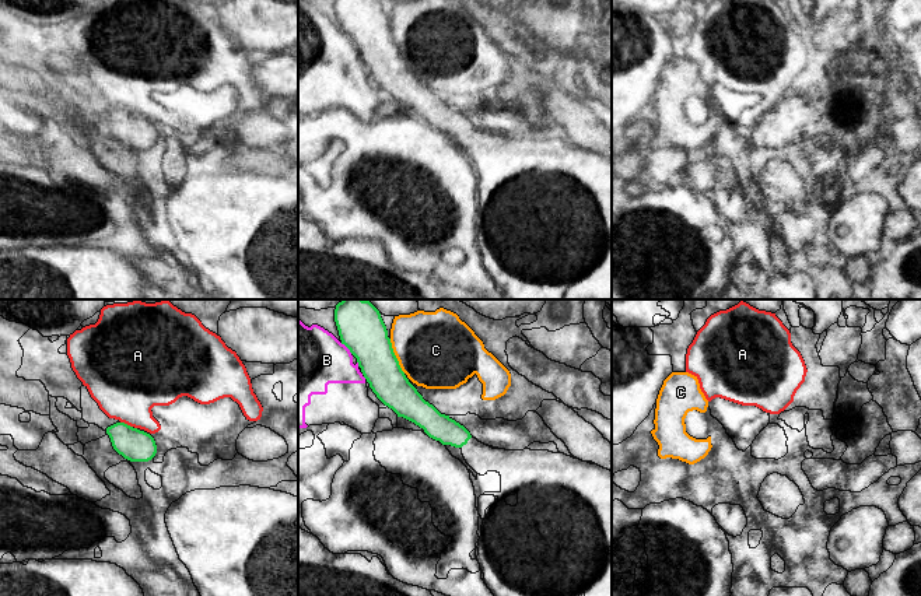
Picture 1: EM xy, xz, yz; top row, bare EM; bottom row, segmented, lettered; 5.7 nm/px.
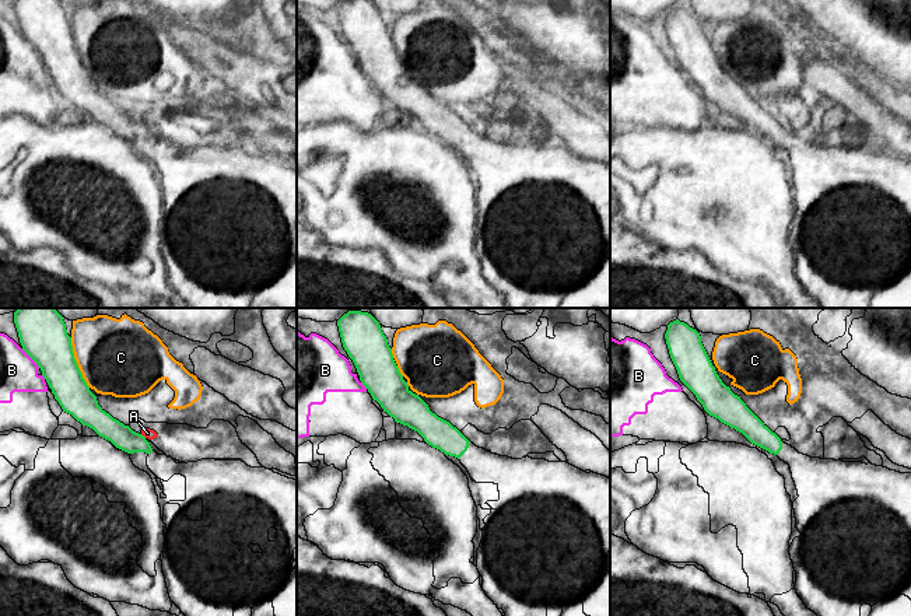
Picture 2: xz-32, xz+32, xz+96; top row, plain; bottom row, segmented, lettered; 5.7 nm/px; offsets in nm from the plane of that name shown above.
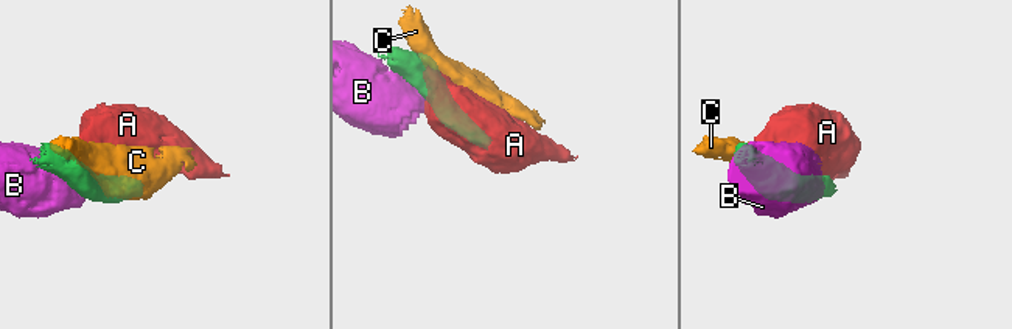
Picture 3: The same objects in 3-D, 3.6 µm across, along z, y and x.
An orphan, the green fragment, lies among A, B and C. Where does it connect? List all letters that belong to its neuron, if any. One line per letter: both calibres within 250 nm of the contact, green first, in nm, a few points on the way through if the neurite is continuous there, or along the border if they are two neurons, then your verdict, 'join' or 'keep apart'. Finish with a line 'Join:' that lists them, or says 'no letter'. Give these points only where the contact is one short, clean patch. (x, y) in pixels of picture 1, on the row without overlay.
A: 190/420 nm | keep apart
B: 240/380 nm | along xz (340, 30), (352, 39) | keep apart
C: 240/440 nm | keep apart
Join: no letter

